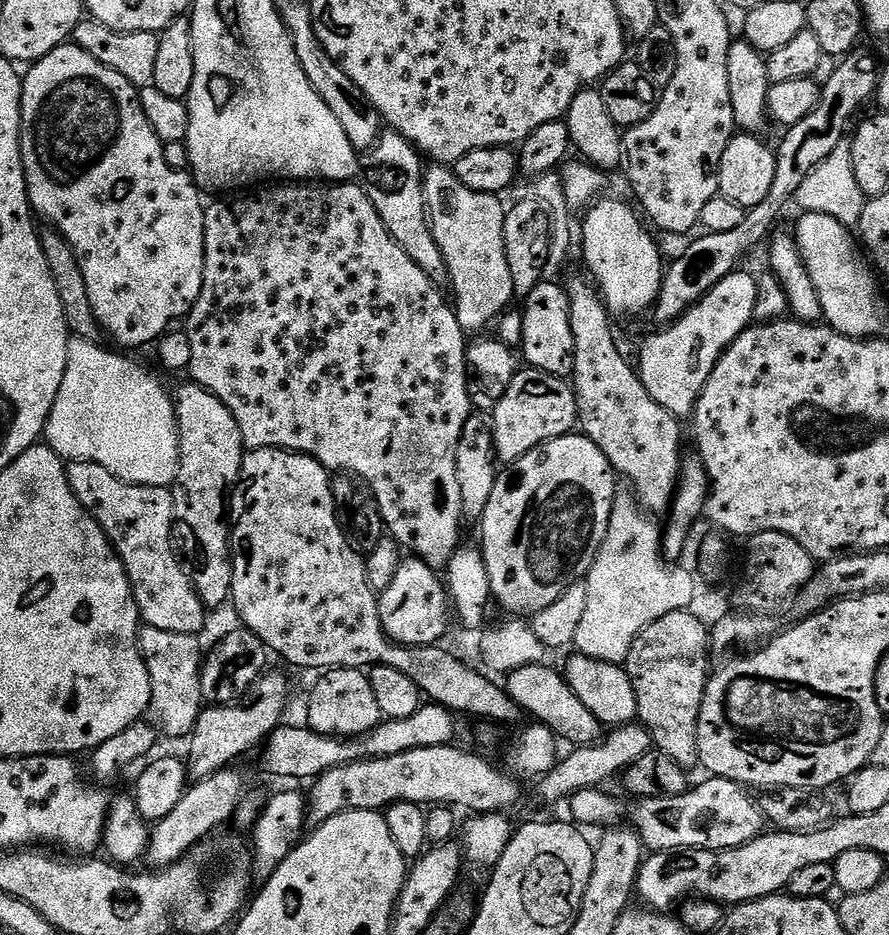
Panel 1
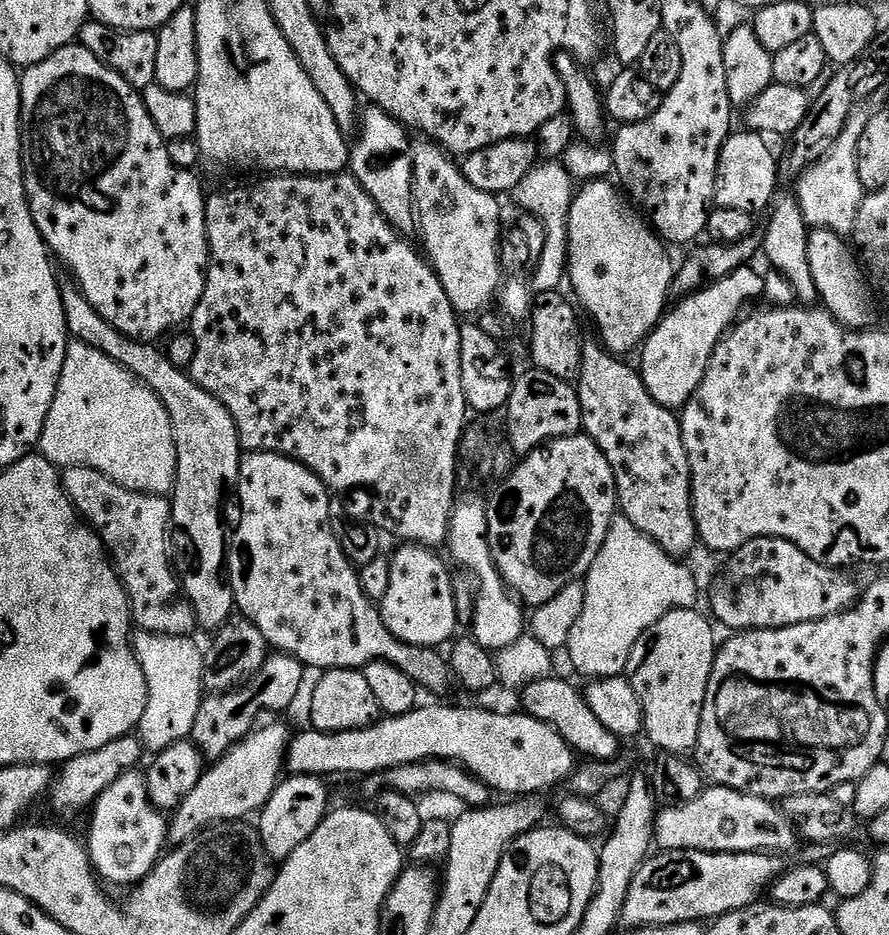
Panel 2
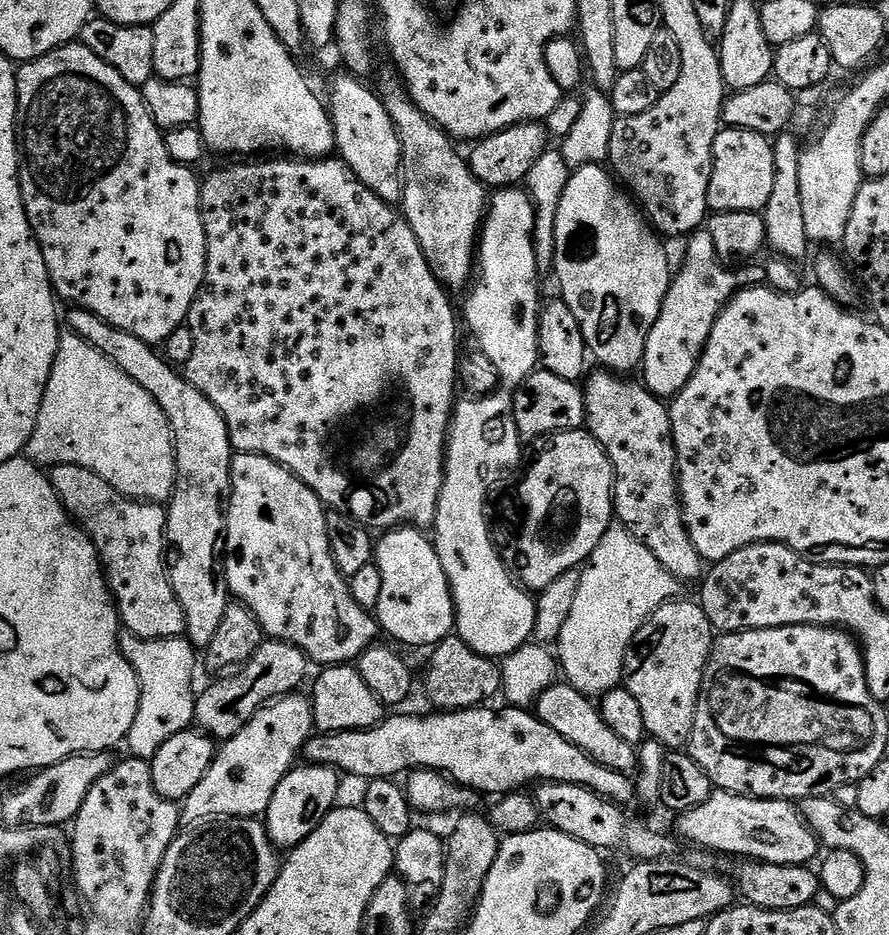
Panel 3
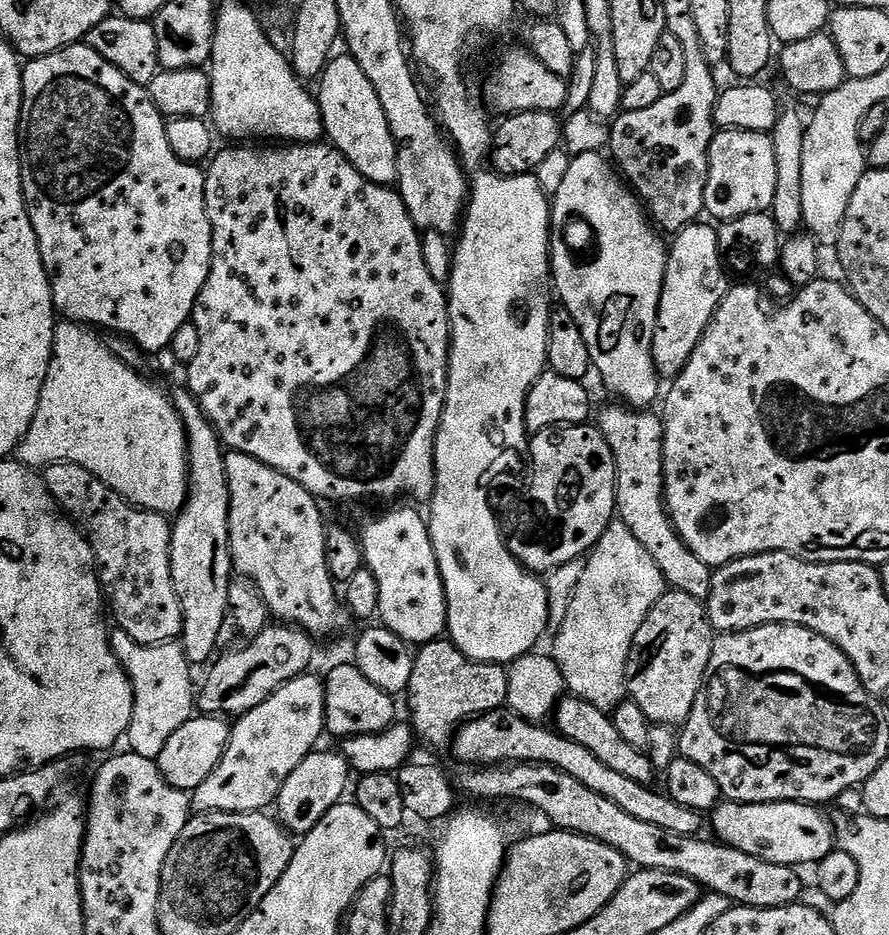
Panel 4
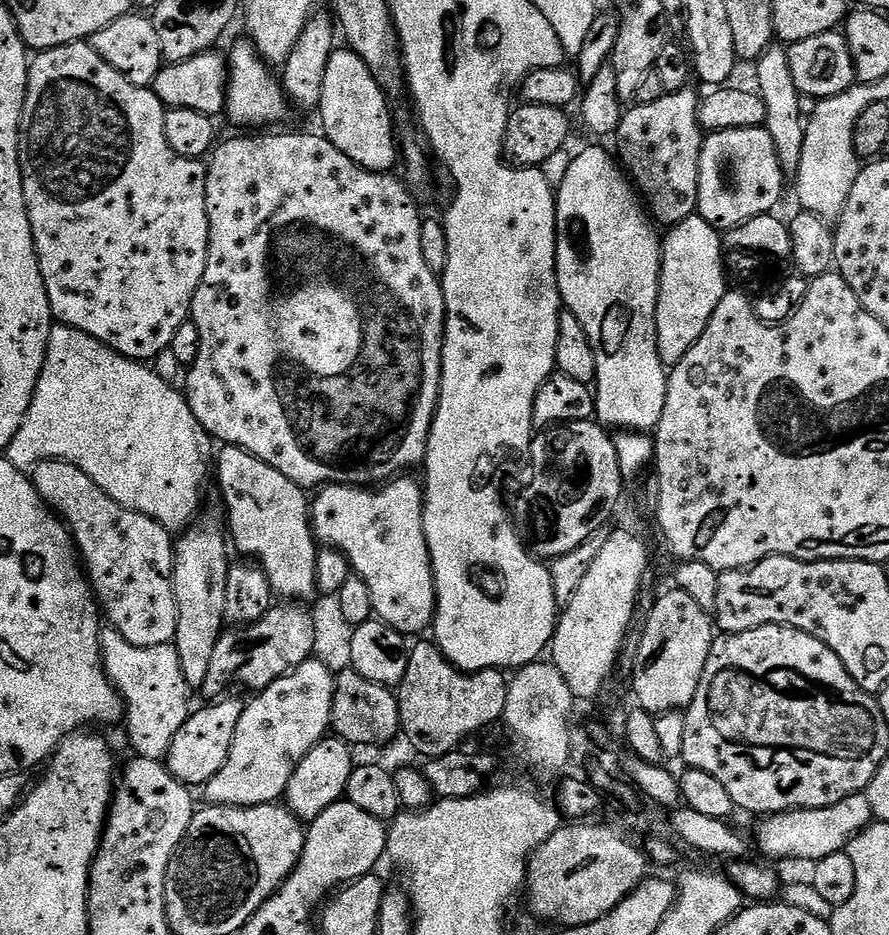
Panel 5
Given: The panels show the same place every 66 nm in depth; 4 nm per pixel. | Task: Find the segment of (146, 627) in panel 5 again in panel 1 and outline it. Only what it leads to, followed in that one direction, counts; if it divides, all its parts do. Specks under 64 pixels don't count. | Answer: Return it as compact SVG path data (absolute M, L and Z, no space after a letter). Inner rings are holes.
M74 460L67 469L70 490L74 490L78 502L82 502L98 526L102 526L130 578L141 621L147 627L166 630L170 634L200 636L206 609L192 585L191 575L185 565L184 568L180 565L172 549L176 511L171 491L158 486L127 484L114 478L110 470L98 466L98 462Z

